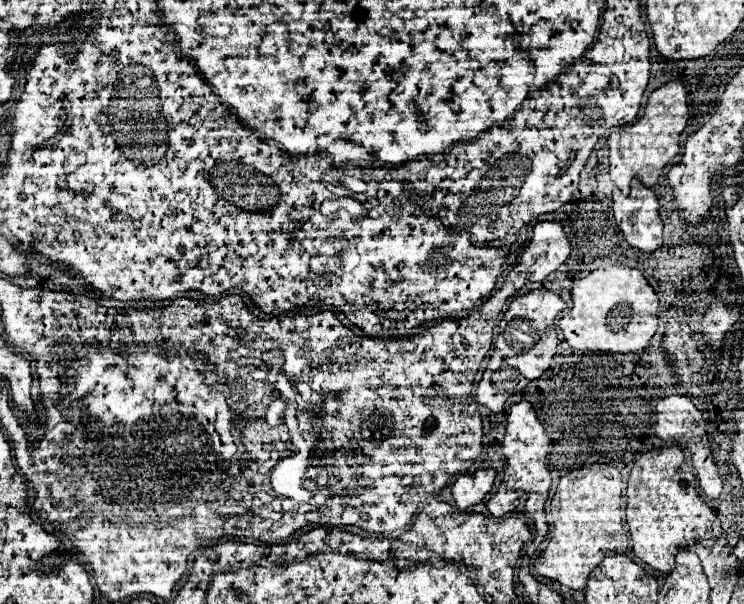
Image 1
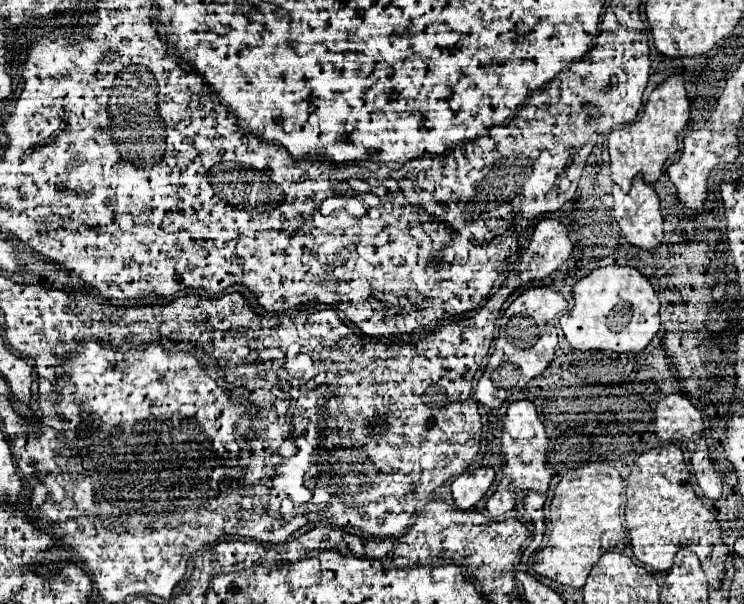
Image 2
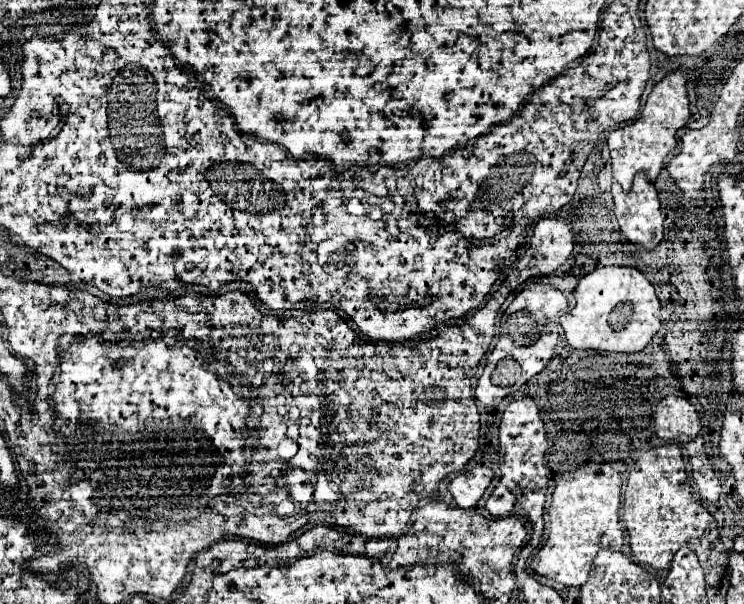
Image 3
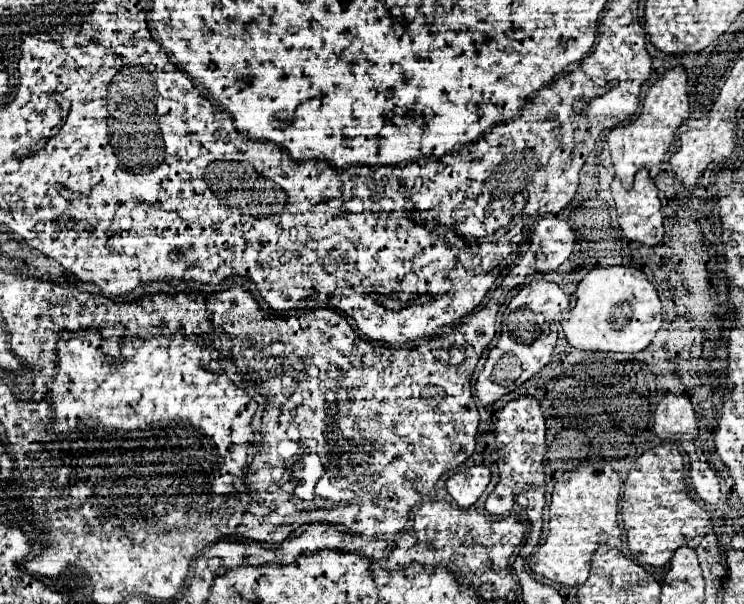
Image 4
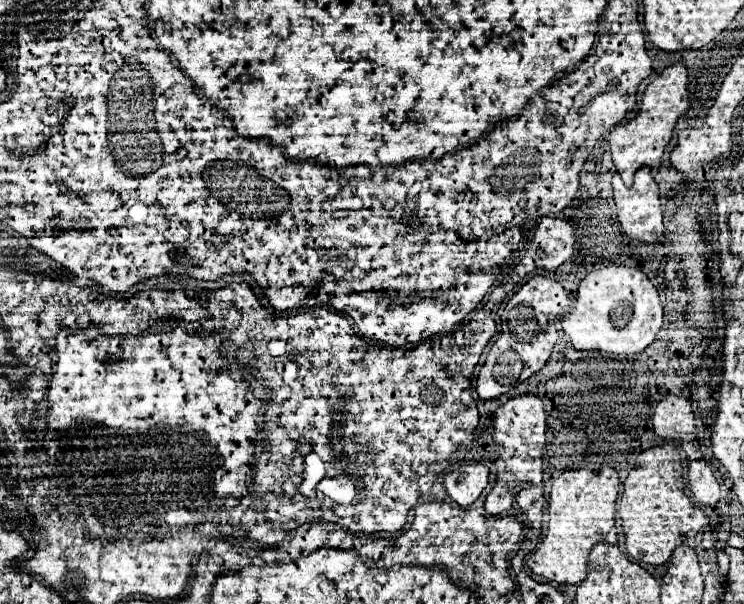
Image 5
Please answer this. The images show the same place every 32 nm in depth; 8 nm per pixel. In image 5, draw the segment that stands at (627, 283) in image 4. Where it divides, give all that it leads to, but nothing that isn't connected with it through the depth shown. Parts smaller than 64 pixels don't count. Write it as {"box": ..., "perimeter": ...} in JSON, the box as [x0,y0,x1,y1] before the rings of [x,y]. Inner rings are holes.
{"box":[562,266,662,354],"perimeter":[[[606,266],[590,272],[578,286],[574,310],[562,316],[562,330],[576,350],[638,354],[648,348],[662,328],[658,290],[640,268]]]}

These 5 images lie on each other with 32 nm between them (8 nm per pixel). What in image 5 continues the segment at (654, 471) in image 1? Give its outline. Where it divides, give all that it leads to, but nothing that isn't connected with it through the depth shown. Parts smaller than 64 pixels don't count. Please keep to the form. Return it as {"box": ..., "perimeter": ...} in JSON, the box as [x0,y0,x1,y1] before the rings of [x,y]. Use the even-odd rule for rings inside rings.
{"box":[620,442,710,564],"perimeter":[[[672,442],[644,450],[638,462],[624,480],[624,492],[620,498],[620,520],[626,540],[626,550],[634,562],[642,564],[666,564],[674,548],[692,540],[692,536],[708,536],[710,518],[698,508],[684,492],[686,484],[682,478],[682,460],[678,448]]]}

